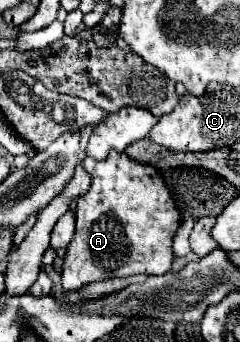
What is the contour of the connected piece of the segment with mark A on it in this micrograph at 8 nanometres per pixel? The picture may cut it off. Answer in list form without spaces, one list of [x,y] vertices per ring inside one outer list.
[[[111,151],[105,161],[95,161],[87,157],[83,161],[83,167],[87,167],[87,173],[91,175],[91,187],[87,189],[87,195],[79,195],[77,199],[77,229],[73,241],[67,245],[65,261],[61,267],[63,293],[79,291],[83,285],[95,281],[117,277],[125,279],[133,275],[165,275],[167,271],[171,271],[171,241],[181,223],[181,217],[171,199],[171,193],[161,179],[161,173],[155,171],[155,167],[137,163],[135,159],[119,151]]]

